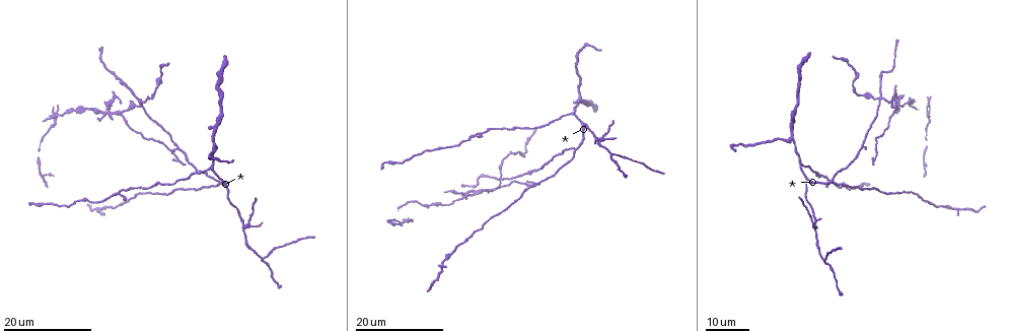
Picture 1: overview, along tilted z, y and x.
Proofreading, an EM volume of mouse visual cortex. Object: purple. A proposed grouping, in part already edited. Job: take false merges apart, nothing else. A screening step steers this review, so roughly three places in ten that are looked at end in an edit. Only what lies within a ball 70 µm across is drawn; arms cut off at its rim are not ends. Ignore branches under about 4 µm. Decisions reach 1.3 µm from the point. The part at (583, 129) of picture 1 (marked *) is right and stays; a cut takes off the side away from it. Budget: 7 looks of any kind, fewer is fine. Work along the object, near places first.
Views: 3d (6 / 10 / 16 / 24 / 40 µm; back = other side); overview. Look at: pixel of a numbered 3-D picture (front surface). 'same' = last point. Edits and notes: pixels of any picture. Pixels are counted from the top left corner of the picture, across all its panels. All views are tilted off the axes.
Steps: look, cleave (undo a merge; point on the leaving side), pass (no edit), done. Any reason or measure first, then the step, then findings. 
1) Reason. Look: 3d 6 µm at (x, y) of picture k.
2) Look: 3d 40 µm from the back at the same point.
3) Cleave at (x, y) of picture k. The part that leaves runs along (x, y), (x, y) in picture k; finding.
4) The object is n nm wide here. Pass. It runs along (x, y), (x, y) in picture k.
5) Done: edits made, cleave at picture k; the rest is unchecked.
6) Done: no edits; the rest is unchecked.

Three-way junction. Look: 3d 24 µm at (834, 181) of picture 1.

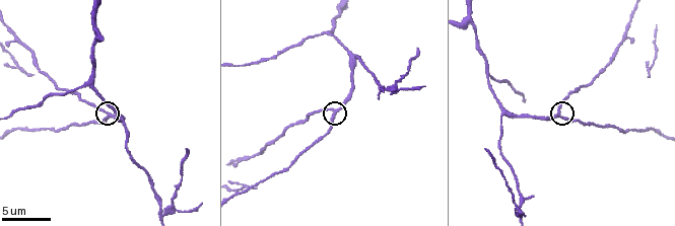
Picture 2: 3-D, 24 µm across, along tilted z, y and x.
Look: 3d 10 µm at (105, 111) of picture 2.

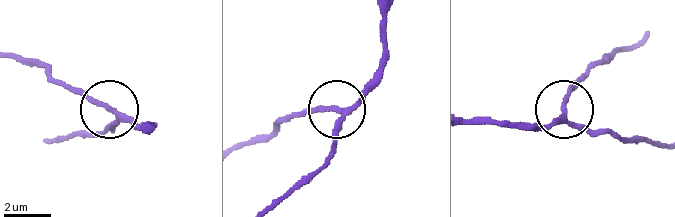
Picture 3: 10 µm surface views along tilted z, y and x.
The side arm is 54 µm long. Pass. It runs along (384, 13), (384, 54), (376, 78), (338, 113), (332, 158) in picture 3; continuous, no second cell.

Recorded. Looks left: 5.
Arms part here. Look: 3d 6 µm at (324, 34) of picture 2.

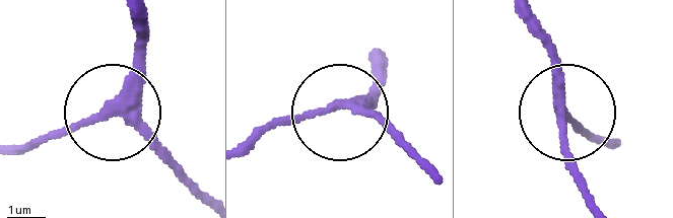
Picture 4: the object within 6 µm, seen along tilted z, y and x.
From behind. Look: 3d 6 µm from the back at (109, 108) of picture 4.

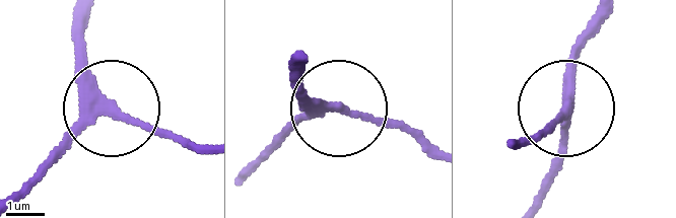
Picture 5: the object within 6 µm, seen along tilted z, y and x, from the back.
3 arms meet here. Pass. All the same cell.

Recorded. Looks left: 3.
A fork. Look: 3d 10 µm at (462, 23) of picture 2.

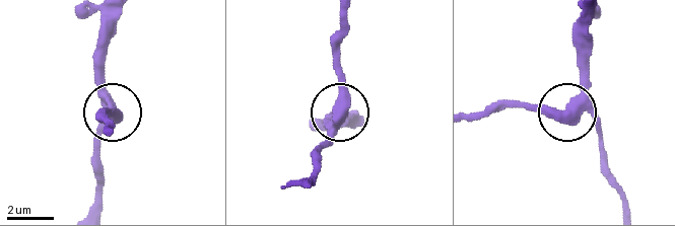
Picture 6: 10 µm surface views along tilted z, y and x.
The object is 420 nm wide here. Pass. It runs along (312, 184), (320, 145), (340, 107), (340, 33) in picture 6; continuous, no second cell.

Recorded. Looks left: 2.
Three-way junction. Look: 3d 6 µm at (388, 91) of picture 2.

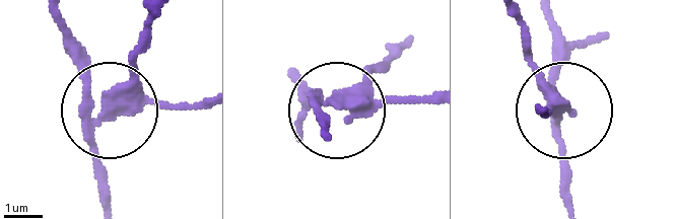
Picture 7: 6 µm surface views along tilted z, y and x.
The object is 310 nm wide here. Cleave at (132, 87) of picture 7. The part that leaves runs along (96, 124), (130, 72), (147, 17) in picture 7; two cells meet here.

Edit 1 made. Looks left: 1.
Done: edits made, cleave at picture 7; the rest is unchecked.

